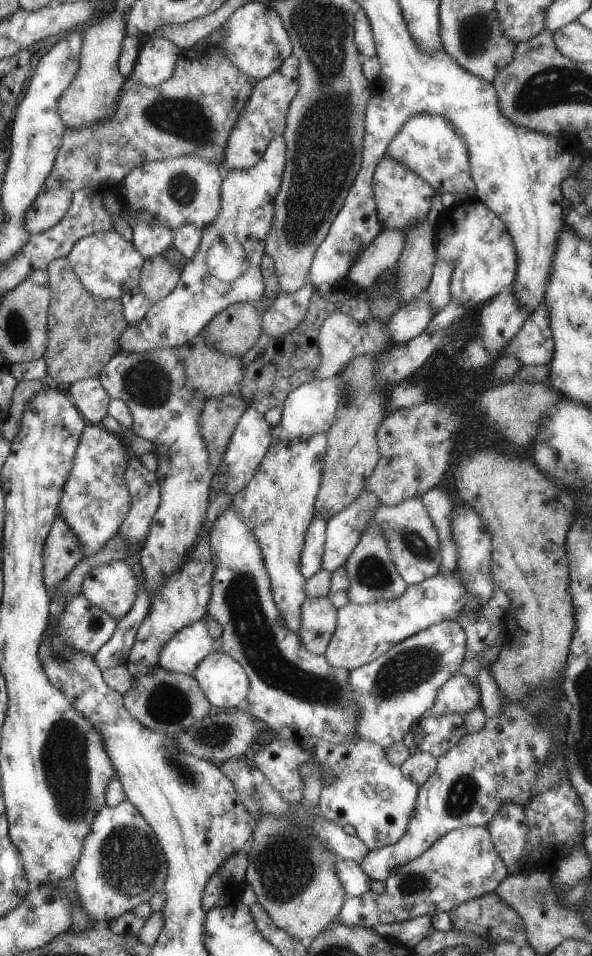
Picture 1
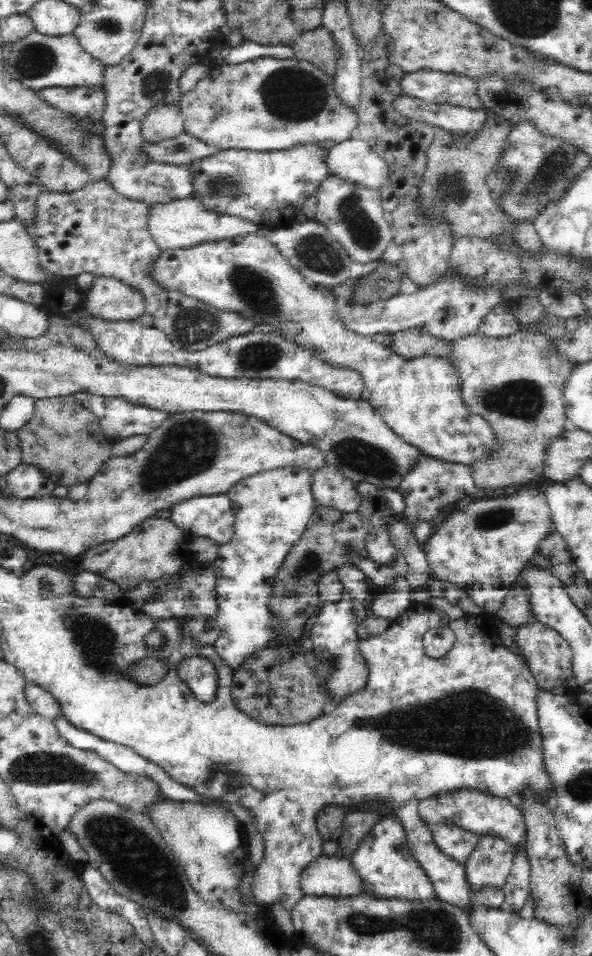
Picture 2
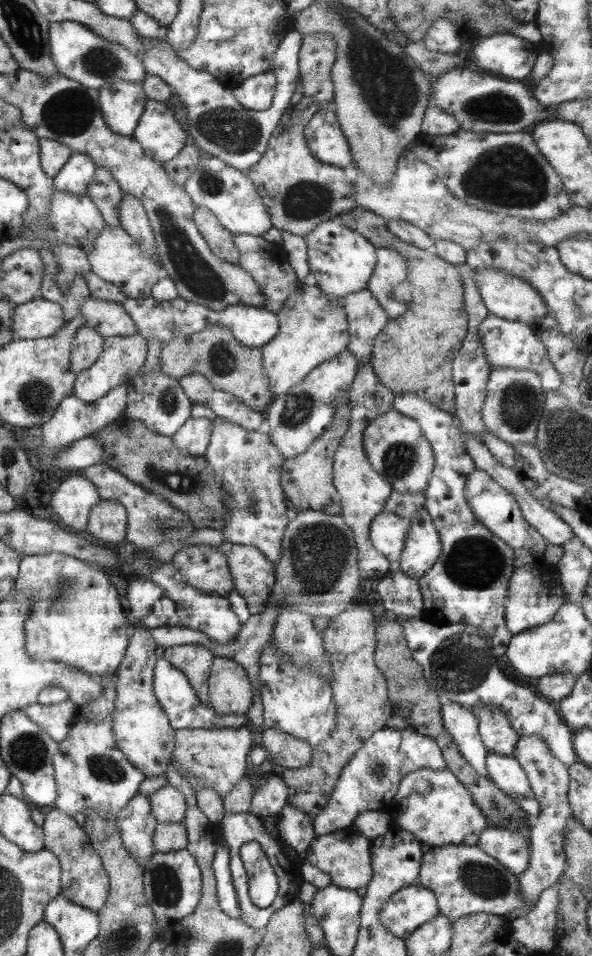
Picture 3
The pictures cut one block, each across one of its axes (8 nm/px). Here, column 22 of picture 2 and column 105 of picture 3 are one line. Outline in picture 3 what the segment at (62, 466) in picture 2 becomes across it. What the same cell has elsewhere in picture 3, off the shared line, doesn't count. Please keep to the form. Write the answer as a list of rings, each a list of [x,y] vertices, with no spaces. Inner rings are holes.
[[[124,414],[106,425],[90,436],[99,441],[103,463],[147,492],[167,500],[195,529],[220,530],[226,495],[216,483],[204,457],[189,456],[185,450],[173,446],[171,437],[157,435],[148,430],[140,420],[128,419]]]

